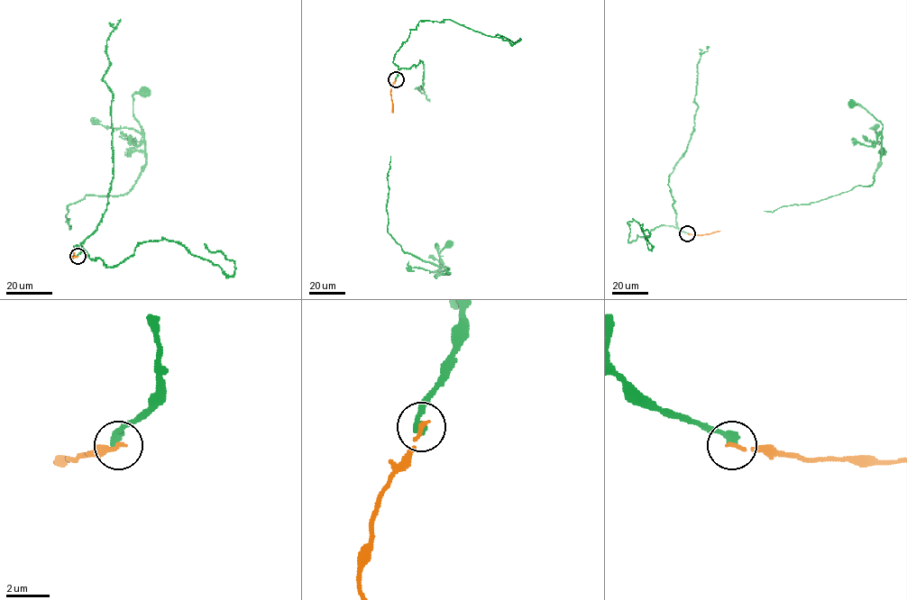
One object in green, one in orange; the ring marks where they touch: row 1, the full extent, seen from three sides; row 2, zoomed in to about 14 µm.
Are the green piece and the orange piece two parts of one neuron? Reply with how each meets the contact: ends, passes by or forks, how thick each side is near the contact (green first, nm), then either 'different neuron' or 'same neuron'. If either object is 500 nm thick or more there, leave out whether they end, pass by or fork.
green ends; orange ends; calibres 340 and 170 nm; different neuron

